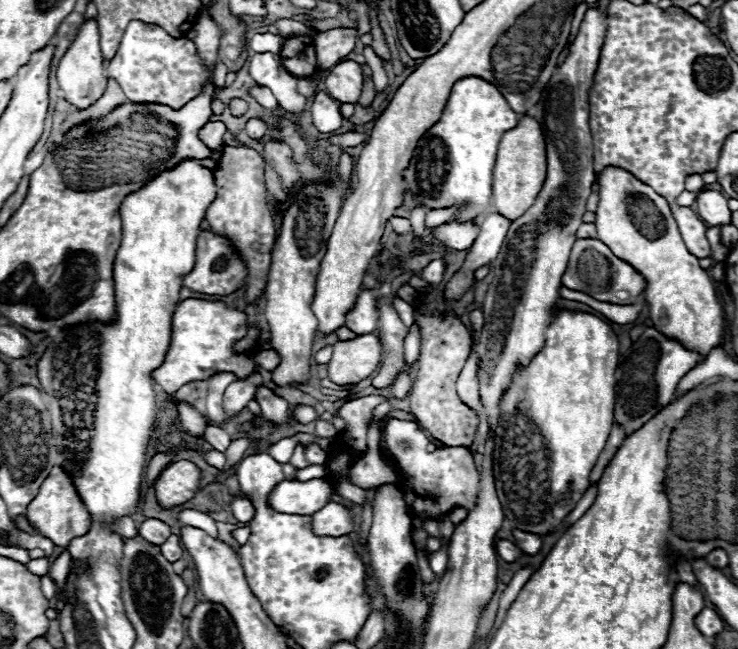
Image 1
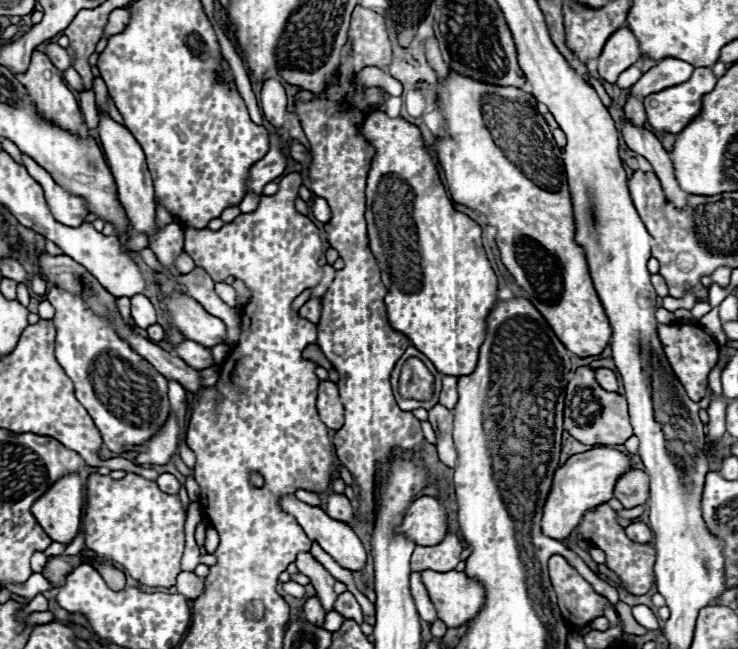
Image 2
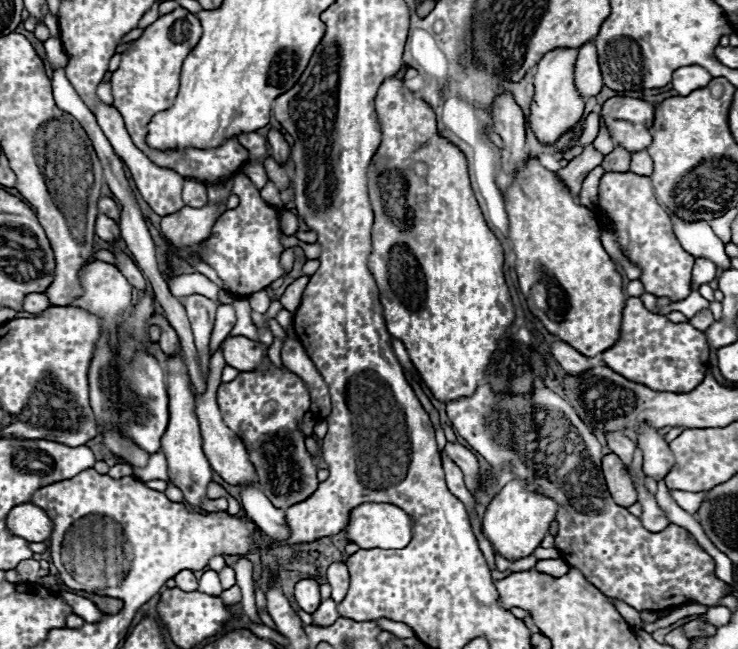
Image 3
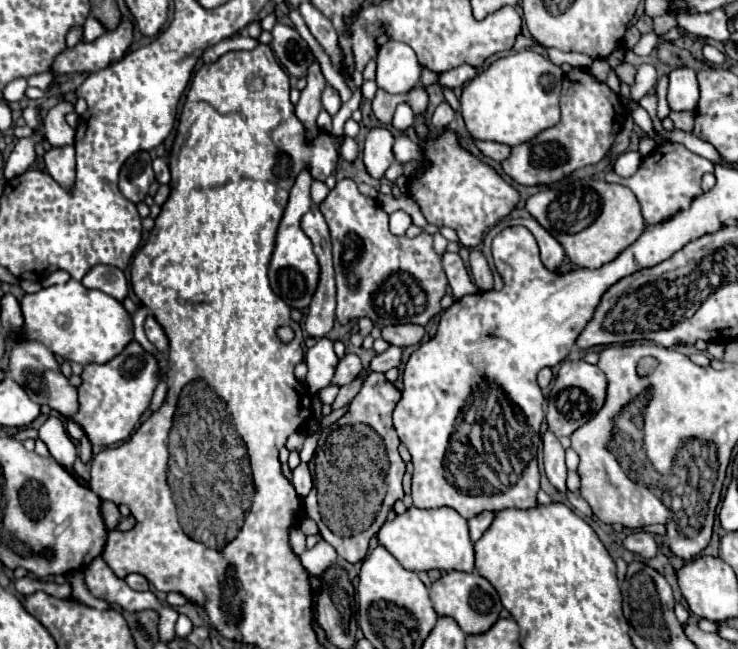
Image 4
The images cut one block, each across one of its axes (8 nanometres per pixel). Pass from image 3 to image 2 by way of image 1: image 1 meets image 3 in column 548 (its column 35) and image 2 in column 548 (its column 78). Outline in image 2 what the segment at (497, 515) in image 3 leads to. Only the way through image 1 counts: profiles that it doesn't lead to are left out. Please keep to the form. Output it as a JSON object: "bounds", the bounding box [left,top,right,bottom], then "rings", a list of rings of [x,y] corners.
{"bounds":[542,446,632,540],"rings":[[[598,446],[588,452],[572,456],[562,468],[556,470],[554,474],[554,484],[552,492],[546,500],[544,506],[544,516],[542,516],[542,532],[550,538],[564,540],[570,536],[570,532],[578,526],[582,516],[596,508],[598,504],[604,504],[612,498],[614,484],[618,482],[620,476],[624,476],[632,468],[632,460],[626,452],[620,452],[612,446]]]}

